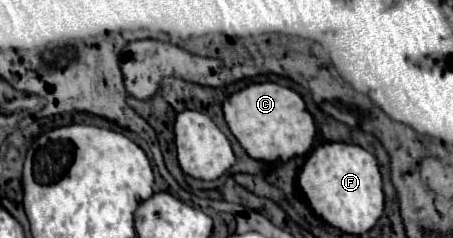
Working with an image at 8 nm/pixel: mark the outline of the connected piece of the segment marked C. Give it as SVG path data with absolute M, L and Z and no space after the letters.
M253 83L223 103L225 121L249 157L267 163L285 163L313 149L317 127L299 93L277 83Z

